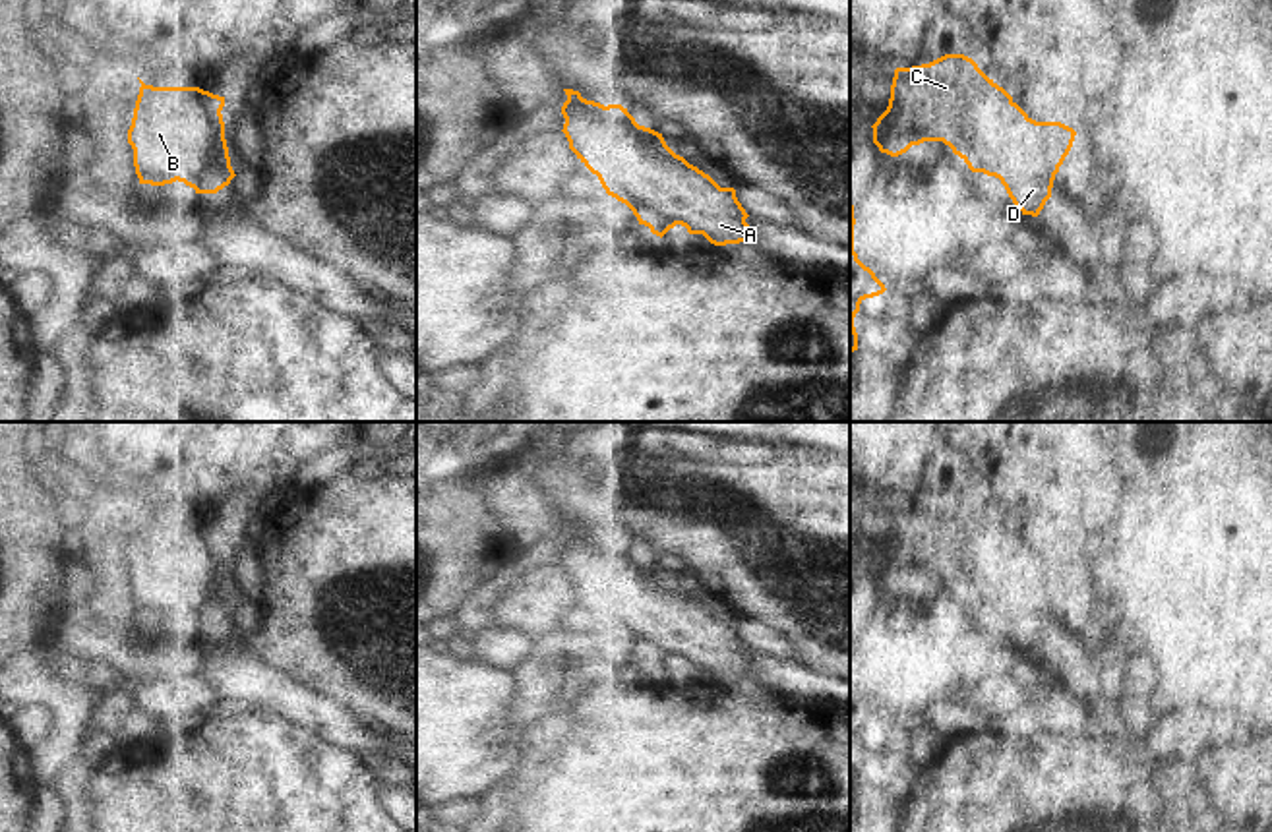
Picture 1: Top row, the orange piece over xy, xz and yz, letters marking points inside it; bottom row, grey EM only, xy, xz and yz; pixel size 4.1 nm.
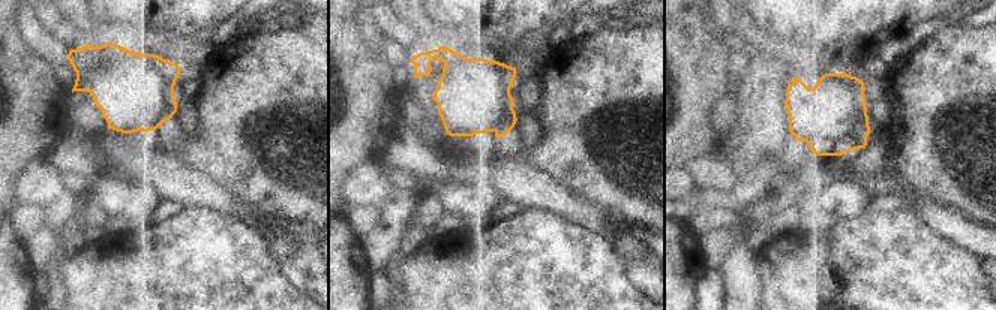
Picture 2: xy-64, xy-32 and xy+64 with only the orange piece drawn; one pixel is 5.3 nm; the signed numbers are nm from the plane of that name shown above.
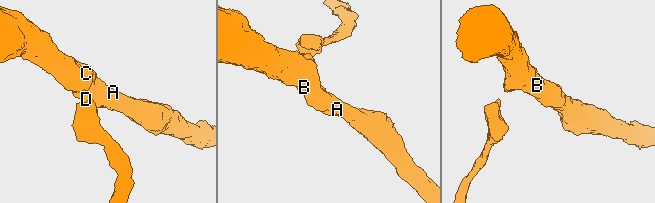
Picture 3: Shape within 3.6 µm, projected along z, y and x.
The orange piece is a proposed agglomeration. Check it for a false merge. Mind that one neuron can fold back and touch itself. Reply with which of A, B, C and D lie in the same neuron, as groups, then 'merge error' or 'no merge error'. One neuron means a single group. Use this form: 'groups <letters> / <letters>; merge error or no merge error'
groups A B C D; no merge error

